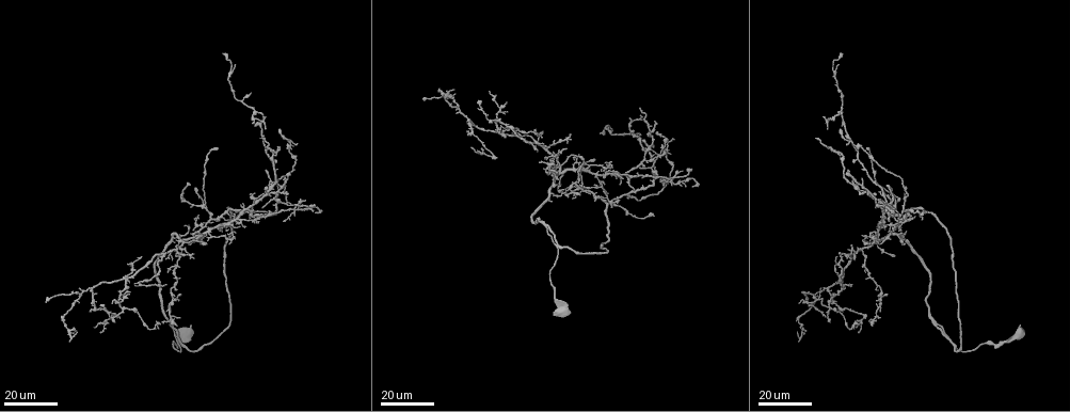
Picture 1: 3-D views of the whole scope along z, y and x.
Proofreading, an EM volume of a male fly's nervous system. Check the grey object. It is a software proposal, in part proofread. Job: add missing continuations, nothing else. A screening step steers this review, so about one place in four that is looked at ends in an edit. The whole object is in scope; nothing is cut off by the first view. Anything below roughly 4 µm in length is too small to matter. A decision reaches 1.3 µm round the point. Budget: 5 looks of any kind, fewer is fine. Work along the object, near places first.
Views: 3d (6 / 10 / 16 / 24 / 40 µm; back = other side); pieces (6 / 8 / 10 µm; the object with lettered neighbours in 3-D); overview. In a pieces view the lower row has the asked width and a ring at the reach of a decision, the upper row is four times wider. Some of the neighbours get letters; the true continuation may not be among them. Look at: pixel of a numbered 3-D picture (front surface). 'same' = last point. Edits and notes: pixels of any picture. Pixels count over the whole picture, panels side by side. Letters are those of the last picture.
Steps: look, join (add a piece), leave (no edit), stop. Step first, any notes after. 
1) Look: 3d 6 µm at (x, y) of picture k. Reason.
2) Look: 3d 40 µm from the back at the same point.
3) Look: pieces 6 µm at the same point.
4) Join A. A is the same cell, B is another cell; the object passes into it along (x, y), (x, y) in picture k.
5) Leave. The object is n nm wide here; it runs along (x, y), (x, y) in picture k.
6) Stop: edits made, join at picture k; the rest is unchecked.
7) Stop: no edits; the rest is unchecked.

Look: 3d 16 µm at (263, 127) of picture 1. An open end.

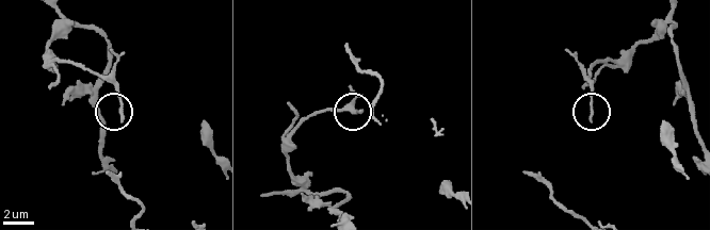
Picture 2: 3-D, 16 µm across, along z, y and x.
Look: pieces 6 µm at (122, 118) of picture 2. What lies round it.

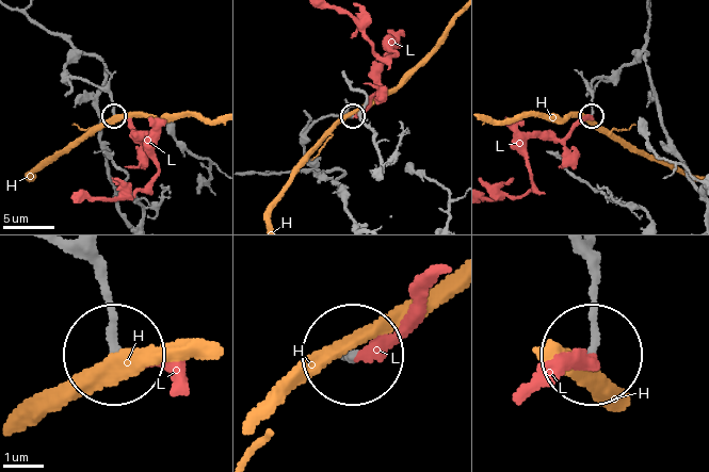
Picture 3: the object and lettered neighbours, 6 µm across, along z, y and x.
Leave. The object is 160 nm wide here; H and L are other cells; it runs along (590, 255), (590, 353) in picture 3; no lettered piece goes on from it.

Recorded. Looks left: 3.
Look: 3d 16 µm at (254, 123) of picture 1. Branch stops here.

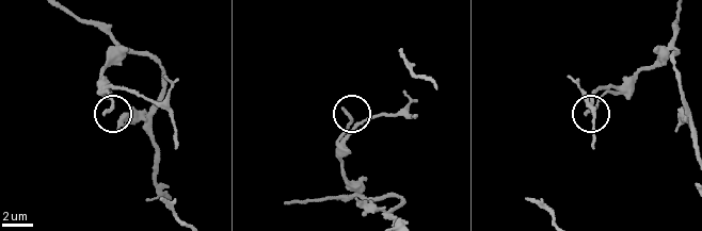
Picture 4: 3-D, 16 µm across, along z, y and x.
Look: pieces 6 µm at (584, 112) of picture 4. See the neighbours.

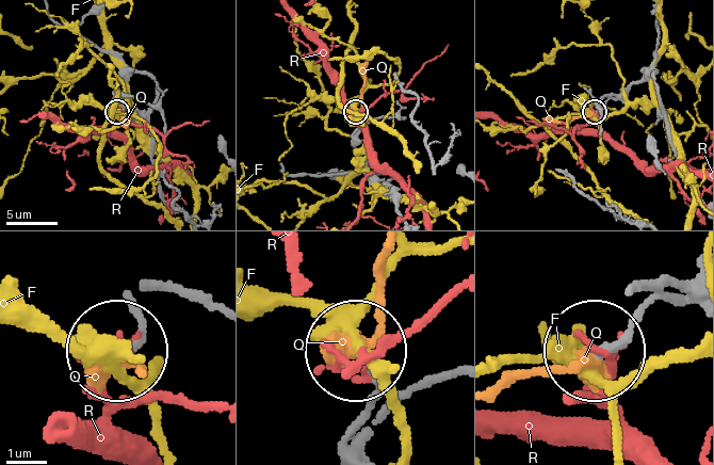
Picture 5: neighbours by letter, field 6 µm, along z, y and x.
Join Q. The object is 190 nm wide here; Q is the same cell, F and R are other cells; it goes on there.

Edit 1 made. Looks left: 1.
Stop: edits made, join at picture 5; the rest is unchecked.

